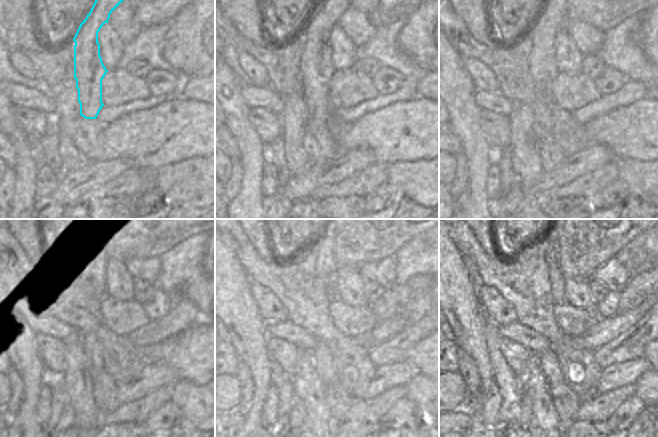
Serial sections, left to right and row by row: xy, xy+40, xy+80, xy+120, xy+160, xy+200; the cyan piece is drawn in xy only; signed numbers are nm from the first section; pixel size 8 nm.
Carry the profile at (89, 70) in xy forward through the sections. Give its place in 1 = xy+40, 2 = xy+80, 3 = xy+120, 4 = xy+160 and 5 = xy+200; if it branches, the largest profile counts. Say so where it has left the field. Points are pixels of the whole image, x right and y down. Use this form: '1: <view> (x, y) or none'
1: xy+40 (316, 69)
2: xy+80 (542, 66)
3: xy+120 (97, 275)
4: xy+160 (325, 367)
5: xy+200 (547, 361)

